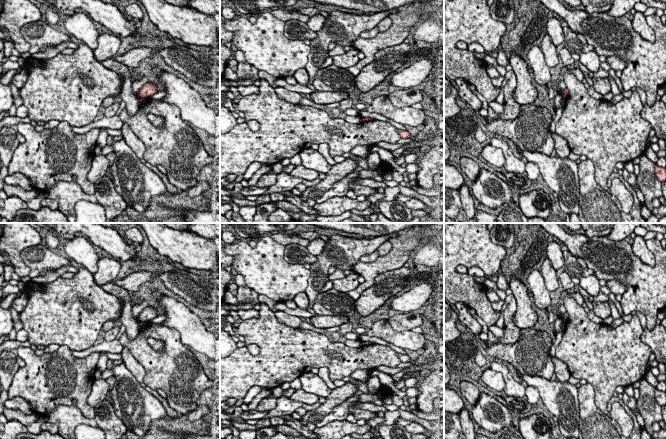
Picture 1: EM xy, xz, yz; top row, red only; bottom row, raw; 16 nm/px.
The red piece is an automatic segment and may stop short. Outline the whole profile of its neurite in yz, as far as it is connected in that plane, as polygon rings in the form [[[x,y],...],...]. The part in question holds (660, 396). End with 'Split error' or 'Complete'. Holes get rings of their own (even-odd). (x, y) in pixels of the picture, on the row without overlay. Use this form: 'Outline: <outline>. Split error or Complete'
Outline: [[[655,388],[655,399],[660,406],[666,405],[666,392],[659,391]]]. Complete

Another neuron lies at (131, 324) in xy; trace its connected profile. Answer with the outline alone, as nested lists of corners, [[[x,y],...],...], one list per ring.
[[[107,283],[101,286],[102,289],[111,295],[116,296],[123,302],[122,315],[120,321],[125,326],[129,340],[134,340],[139,334],[139,322],[132,315],[131,295],[122,287],[114,283]]]

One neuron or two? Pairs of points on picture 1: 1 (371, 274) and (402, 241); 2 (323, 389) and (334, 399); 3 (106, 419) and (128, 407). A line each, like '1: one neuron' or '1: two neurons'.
1: one neuron
2: two neurons
3: two neurons

